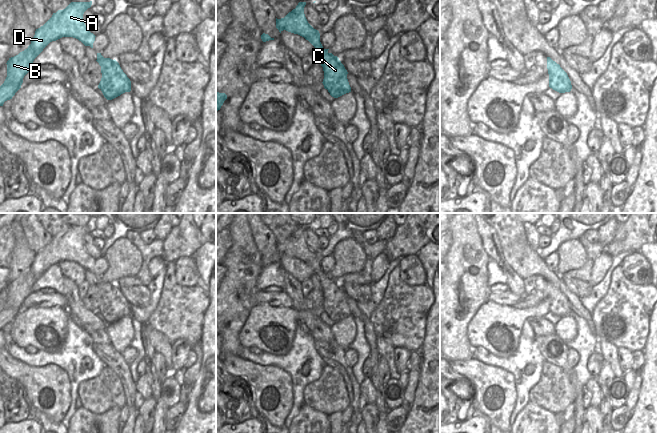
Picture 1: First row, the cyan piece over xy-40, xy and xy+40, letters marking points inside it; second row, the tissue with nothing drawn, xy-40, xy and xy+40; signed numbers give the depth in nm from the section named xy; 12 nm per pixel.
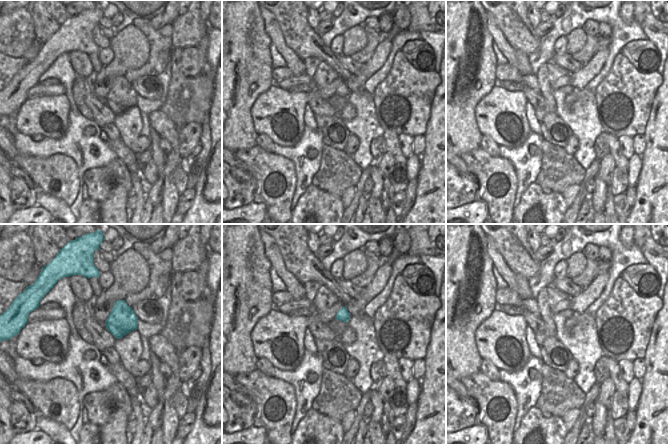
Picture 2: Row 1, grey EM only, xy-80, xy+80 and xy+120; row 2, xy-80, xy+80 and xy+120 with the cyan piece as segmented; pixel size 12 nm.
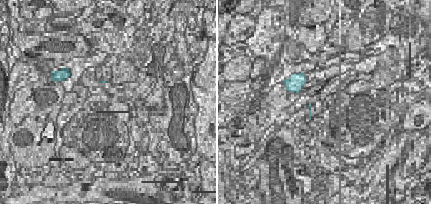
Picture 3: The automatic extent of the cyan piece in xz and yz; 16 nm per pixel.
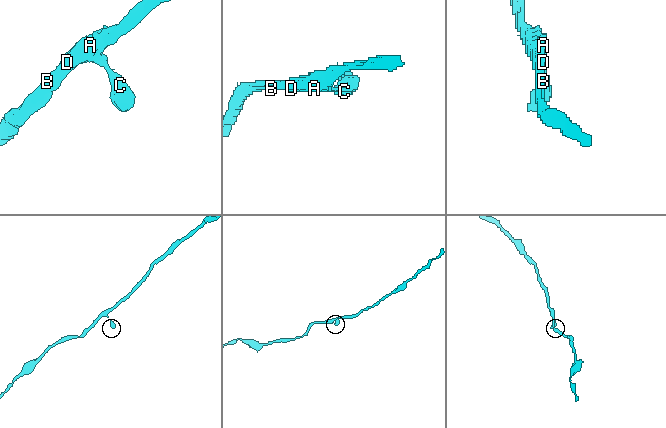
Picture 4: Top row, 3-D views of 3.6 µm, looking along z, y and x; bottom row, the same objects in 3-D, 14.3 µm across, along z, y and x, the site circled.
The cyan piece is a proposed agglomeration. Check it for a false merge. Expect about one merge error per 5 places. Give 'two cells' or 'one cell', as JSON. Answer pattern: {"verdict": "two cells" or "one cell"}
{"verdict": "one cell"}

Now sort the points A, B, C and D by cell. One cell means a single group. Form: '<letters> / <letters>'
A B C D

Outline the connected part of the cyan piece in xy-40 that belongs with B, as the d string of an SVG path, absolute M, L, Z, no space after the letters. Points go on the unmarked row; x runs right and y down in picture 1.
M71 226L65 233L53 237L52 241L36 253L31 268L18 279L7 285L7 301L0 310L0 330L12 323L21 312L24 300L32 293L34 283L52 265L62 261L73 261L85 270L93 272L95 259L86 251L83 238L90 232L90 226Z

